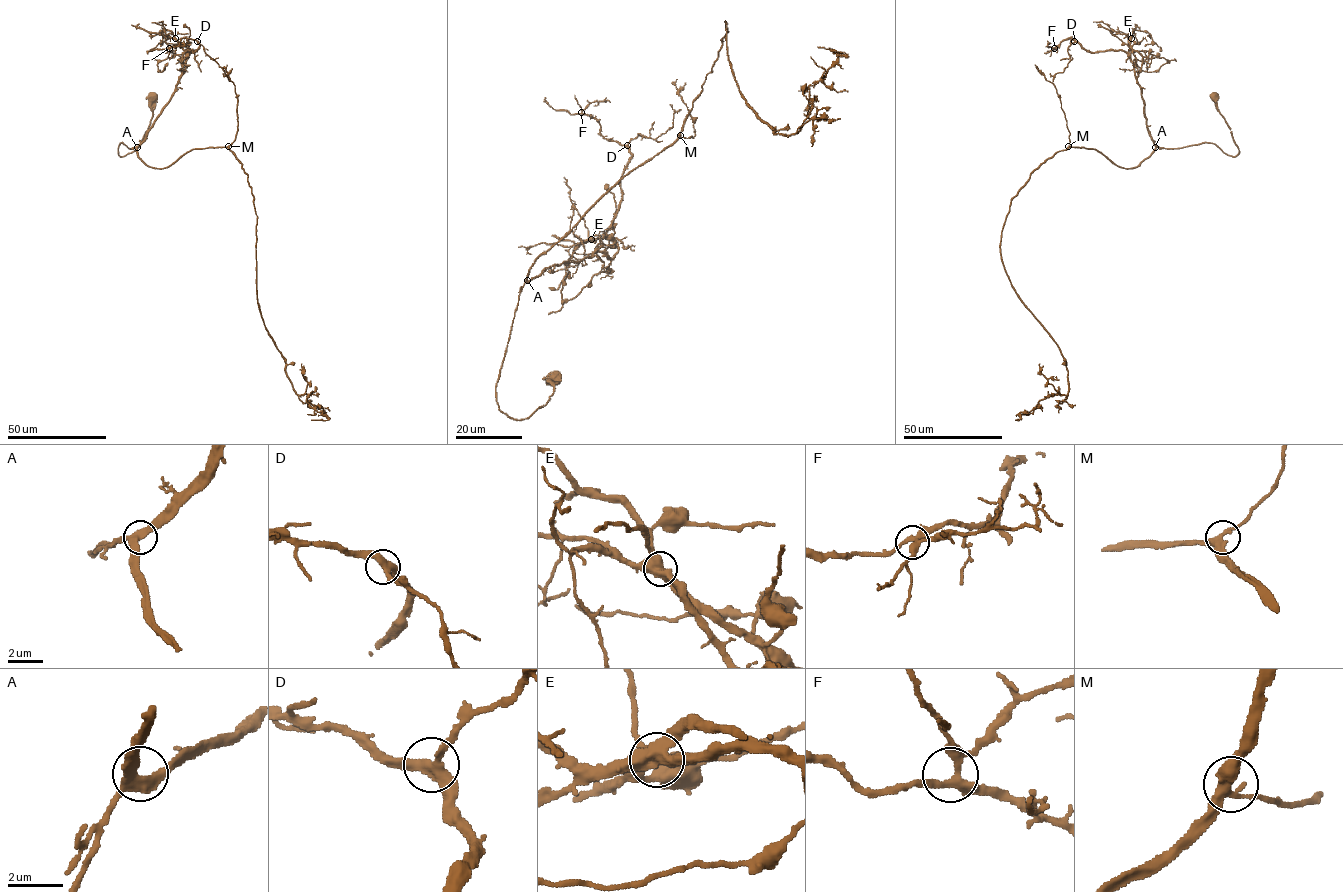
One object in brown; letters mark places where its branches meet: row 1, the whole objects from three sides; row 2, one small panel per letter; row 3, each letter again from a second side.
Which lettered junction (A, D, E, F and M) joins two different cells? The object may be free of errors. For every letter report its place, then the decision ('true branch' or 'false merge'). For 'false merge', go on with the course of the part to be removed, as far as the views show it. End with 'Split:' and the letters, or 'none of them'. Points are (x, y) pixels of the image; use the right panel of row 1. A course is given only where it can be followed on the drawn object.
A: (1155, 147) | true branch
D: (1074, 41) | true branch
E: (1131, 38) | false merge | (1131, 38), (1131, 47), (1144, 57), (1149, 54), (1167, 61), (1158, 69), (1148, 72), (1135, 63)
F: (1054, 48) | true branch
M: (1068, 146) | true branch
Split: E

